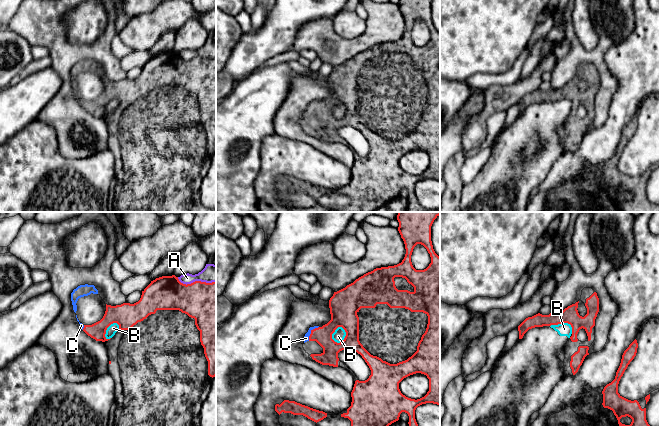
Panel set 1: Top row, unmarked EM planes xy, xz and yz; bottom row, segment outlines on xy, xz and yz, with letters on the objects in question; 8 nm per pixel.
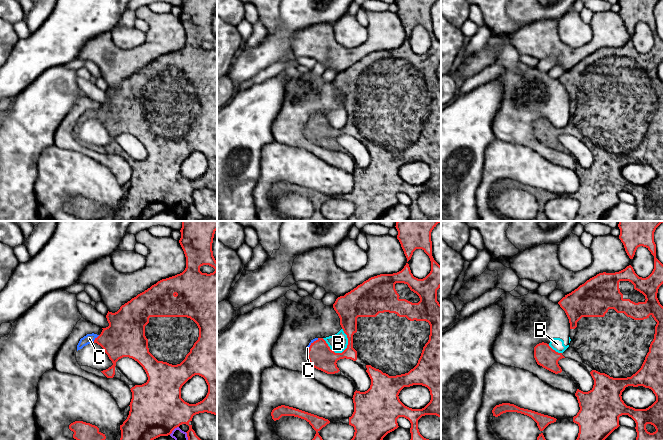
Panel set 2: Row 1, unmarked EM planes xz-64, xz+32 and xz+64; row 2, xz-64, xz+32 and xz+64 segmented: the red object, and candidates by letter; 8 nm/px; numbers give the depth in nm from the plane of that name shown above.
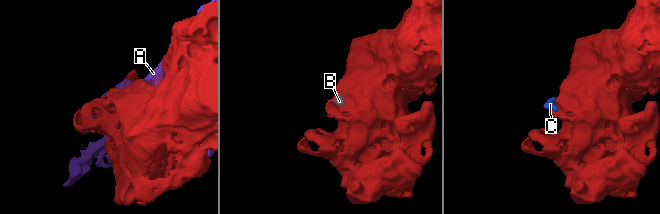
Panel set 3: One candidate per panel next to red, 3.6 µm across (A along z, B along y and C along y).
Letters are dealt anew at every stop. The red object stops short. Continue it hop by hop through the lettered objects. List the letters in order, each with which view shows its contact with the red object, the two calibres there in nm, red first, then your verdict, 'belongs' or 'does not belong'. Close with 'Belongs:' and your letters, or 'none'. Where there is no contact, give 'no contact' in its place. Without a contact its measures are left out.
A: xy | 380/140 nm | does not belong
B: xz | 240/100 nm | does not belong
C: xz | 140/50 nm | belongs
Belongs: C

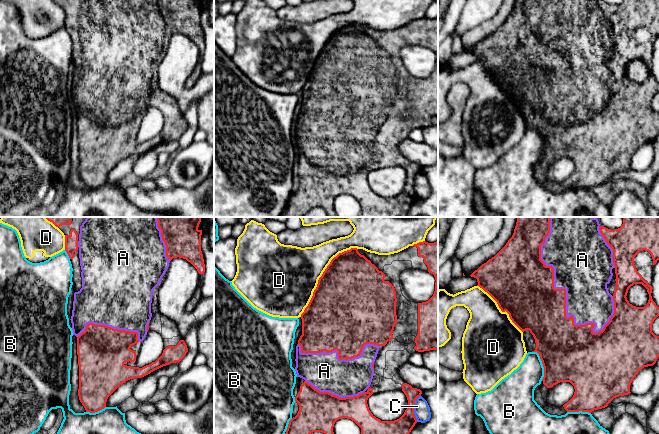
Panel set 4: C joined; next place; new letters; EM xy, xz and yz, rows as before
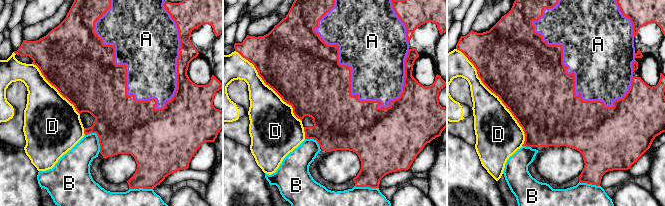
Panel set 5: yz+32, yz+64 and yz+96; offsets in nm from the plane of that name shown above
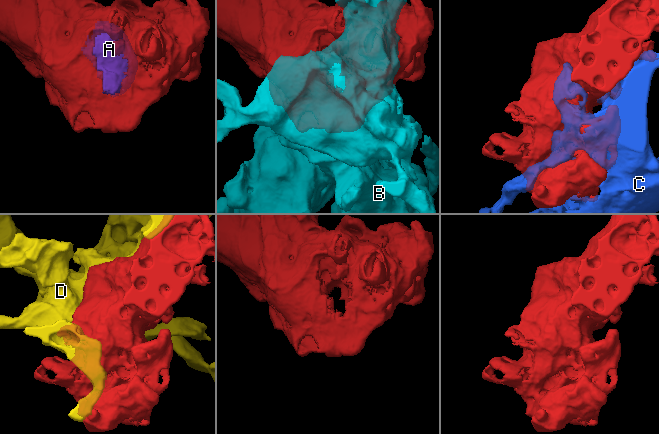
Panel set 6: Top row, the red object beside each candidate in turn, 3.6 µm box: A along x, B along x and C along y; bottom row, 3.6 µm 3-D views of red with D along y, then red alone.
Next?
A: yz | 460/420 nm | belongs
B: yz | 460/240 nm | does not belong
C: xz | 140/130 nm | does not belong
D: xz | 500/460 nm | does not belong
Belongs: A

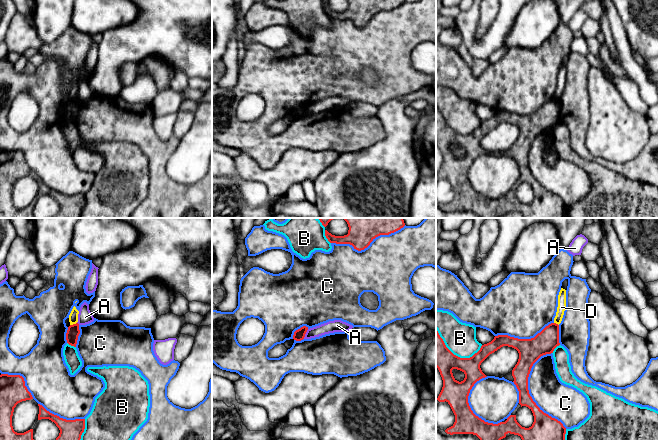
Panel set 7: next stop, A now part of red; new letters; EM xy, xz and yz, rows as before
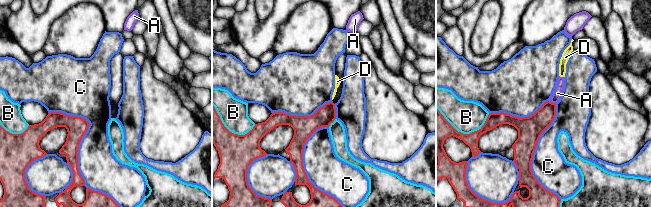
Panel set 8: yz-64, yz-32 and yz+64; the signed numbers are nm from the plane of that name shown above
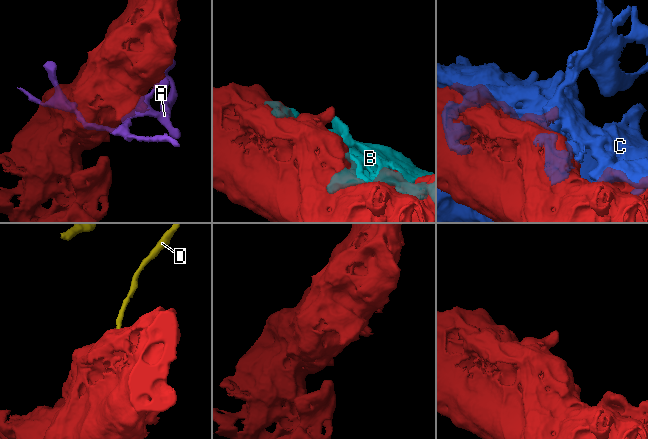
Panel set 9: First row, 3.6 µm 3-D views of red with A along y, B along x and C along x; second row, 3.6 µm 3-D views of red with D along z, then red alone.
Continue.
A: xz | 90/100 nm | does not belong
B: yz | 200/260 nm | does not belong
C: yz | 140/280 nm | does not belong
D: xy | 100/80 nm | does not belong
Belongs: none

